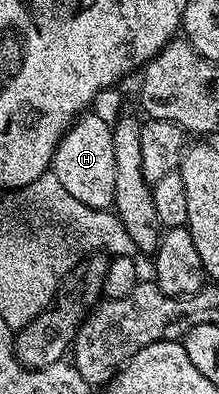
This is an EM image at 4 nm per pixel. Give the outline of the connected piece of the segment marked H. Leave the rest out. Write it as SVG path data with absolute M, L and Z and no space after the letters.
M91 110L78 116L57 144L51 172L59 178L59 182L63 182L63 190L67 190L71 198L79 198L83 206L91 206L98 210L112 209L117 187L115 142L111 125L103 122L103 118L99 118Z

